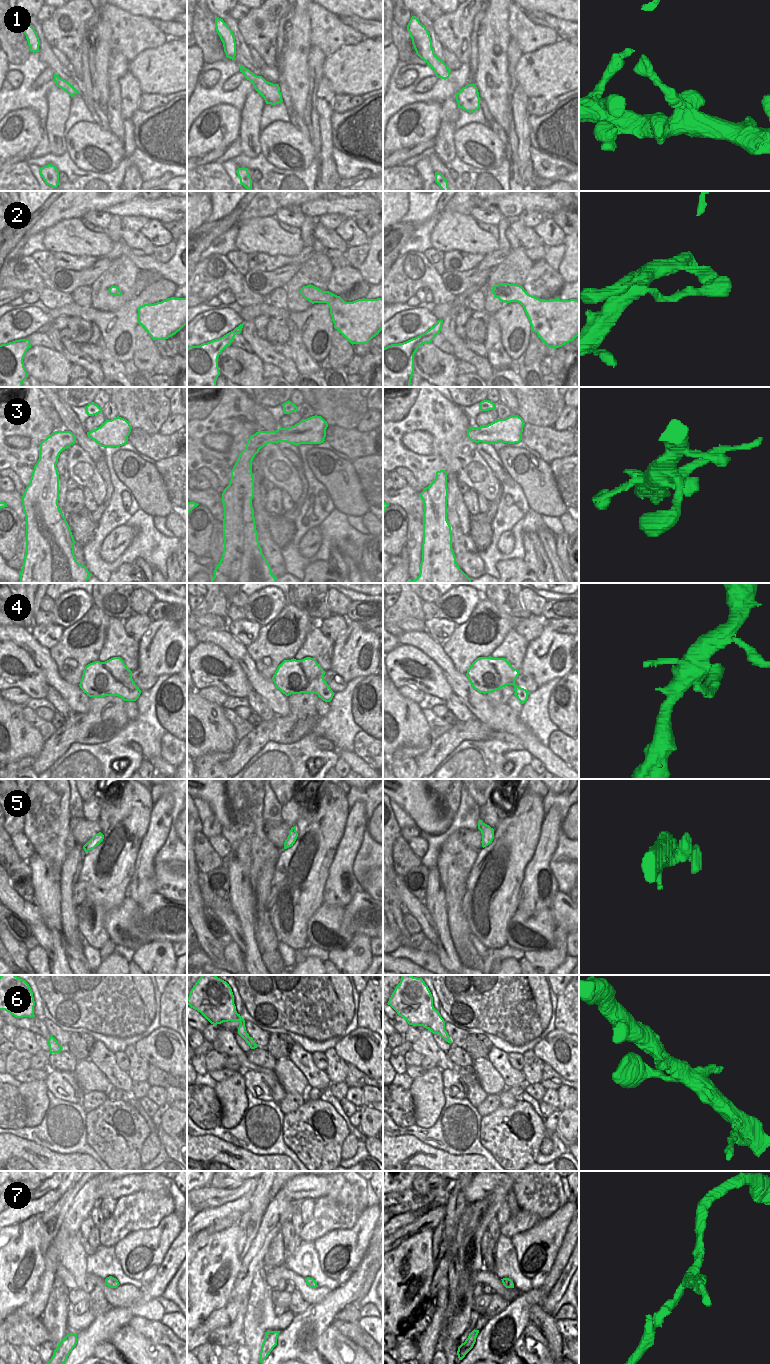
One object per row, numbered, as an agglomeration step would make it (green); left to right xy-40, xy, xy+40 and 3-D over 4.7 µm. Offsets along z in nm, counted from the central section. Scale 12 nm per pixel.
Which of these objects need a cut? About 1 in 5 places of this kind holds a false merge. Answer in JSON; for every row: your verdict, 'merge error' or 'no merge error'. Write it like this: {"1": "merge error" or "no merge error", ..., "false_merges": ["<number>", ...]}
{"1": "no merge error", "2": "no merge error", "3": "no merge error", "4": "no merge error", "5": "no merge error", "6": "no merge error", "7": "no merge error", "false_merges": []}

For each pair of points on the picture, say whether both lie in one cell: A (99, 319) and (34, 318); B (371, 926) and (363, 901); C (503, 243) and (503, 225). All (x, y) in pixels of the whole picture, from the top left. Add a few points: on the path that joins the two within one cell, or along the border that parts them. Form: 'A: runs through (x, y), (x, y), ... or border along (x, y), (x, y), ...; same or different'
A: border along (46, 314), (50, 320); different
B: runs through (369, 920), (365, 907); same
C: runs through (502, 239), (502, 229); same

